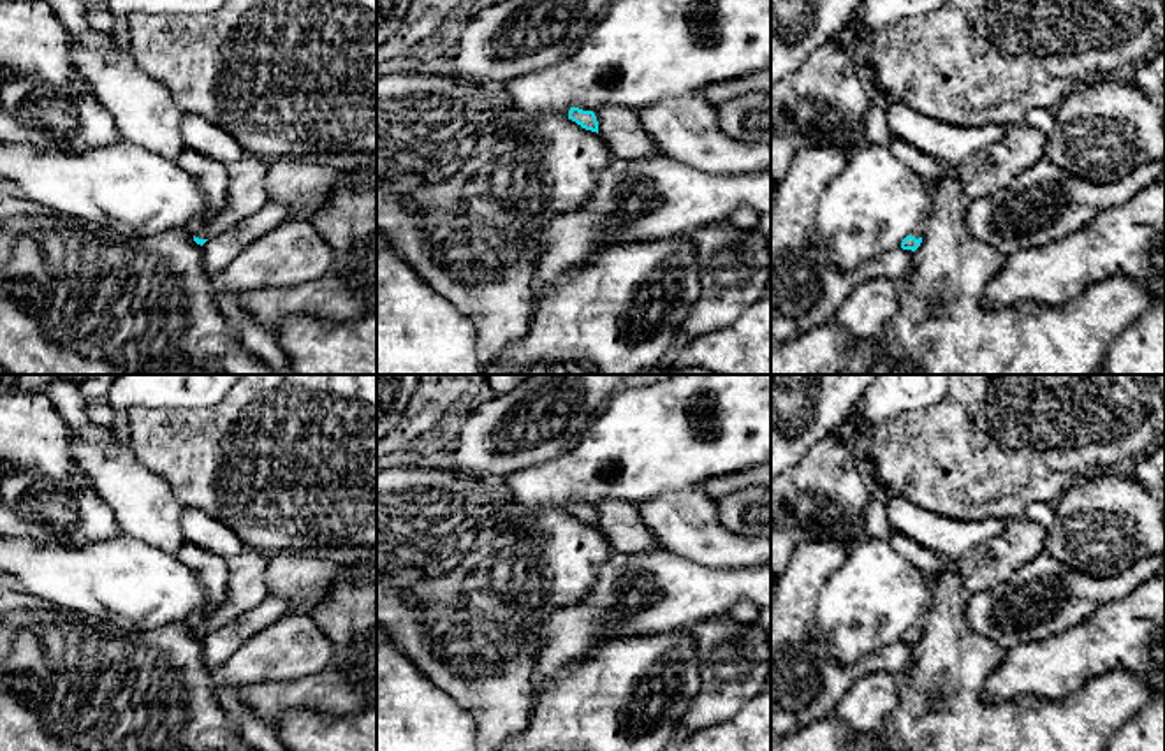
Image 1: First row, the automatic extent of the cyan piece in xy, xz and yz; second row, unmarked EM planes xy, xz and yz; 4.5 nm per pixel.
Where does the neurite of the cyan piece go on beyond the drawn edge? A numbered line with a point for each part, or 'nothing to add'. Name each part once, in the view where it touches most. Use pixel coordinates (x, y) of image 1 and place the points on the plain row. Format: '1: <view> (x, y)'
1: xy (247, 588)

